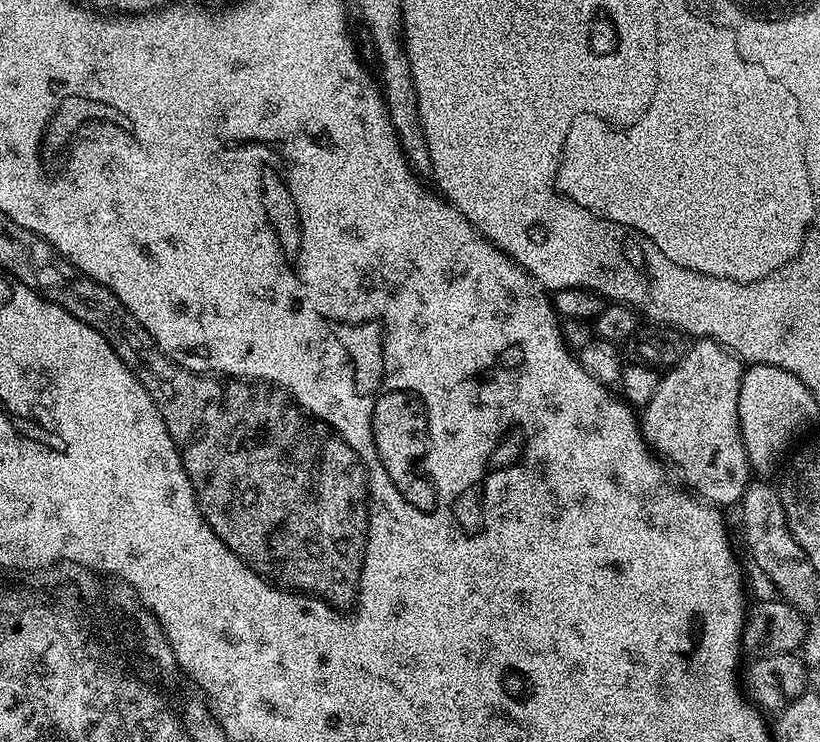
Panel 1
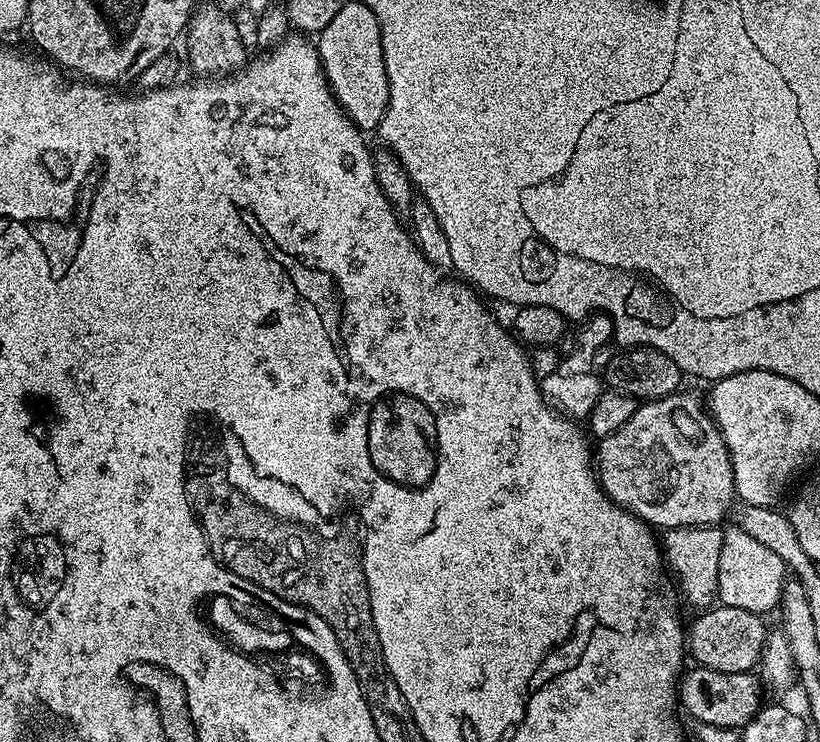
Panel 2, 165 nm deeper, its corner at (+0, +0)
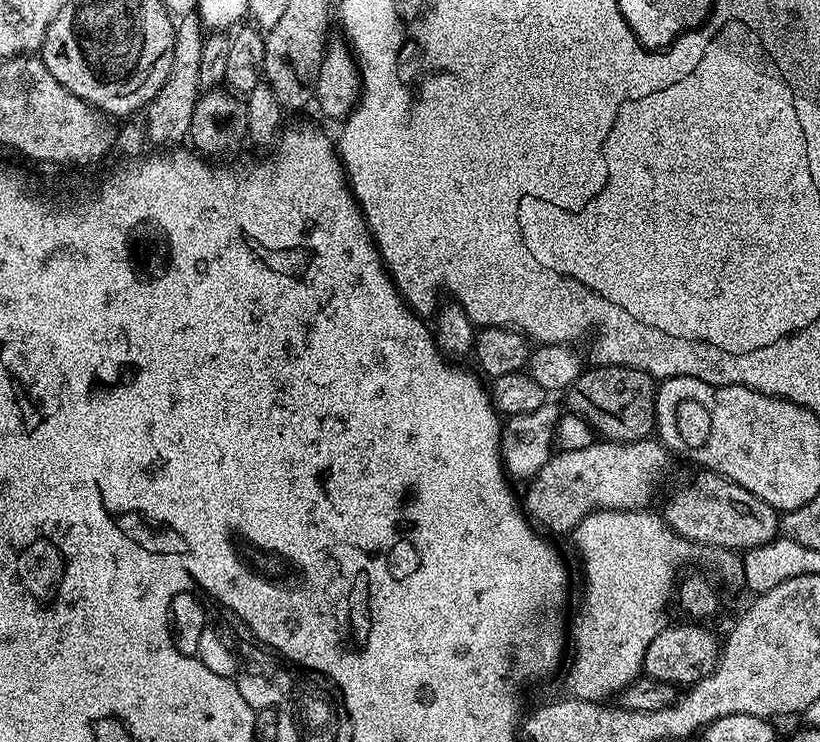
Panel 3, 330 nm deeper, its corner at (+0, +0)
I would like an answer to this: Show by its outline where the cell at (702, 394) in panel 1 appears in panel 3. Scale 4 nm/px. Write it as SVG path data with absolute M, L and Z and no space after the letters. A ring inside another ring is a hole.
M656 438L631 440L630 442L601 439L595 444L584 447L583 450L557 451L527 485L527 488L529 487L528 498L523 499L523 507L527 515L541 529L549 528L549 530L544 530L549 533L565 532L565 534L575 530L581 518L589 516L592 512L647 509L651 505L651 500L655 498L656 491L659 490L660 483L664 480L664 475L668 472L668 456L670 457L669 449L665 448Z

